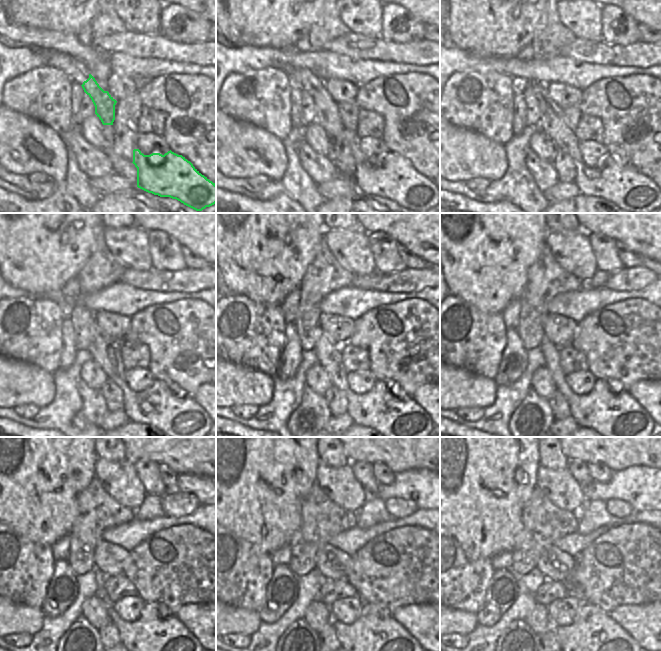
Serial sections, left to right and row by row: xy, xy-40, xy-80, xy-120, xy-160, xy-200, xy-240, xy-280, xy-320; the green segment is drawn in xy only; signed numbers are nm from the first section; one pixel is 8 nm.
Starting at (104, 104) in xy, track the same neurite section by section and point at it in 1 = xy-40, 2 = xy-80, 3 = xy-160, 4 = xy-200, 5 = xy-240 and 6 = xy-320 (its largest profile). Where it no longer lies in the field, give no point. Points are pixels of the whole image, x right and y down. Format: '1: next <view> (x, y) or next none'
1: next xy-40 (326, 109)
2: next xy-80 (612, 179)
3: next xy-160 (396, 416)
4: next xy-200 (608, 409)
5: next xy-240 (157, 635)
6: next xy-320 (594, 640)

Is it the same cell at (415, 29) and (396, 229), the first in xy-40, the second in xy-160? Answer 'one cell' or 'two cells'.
two cells

